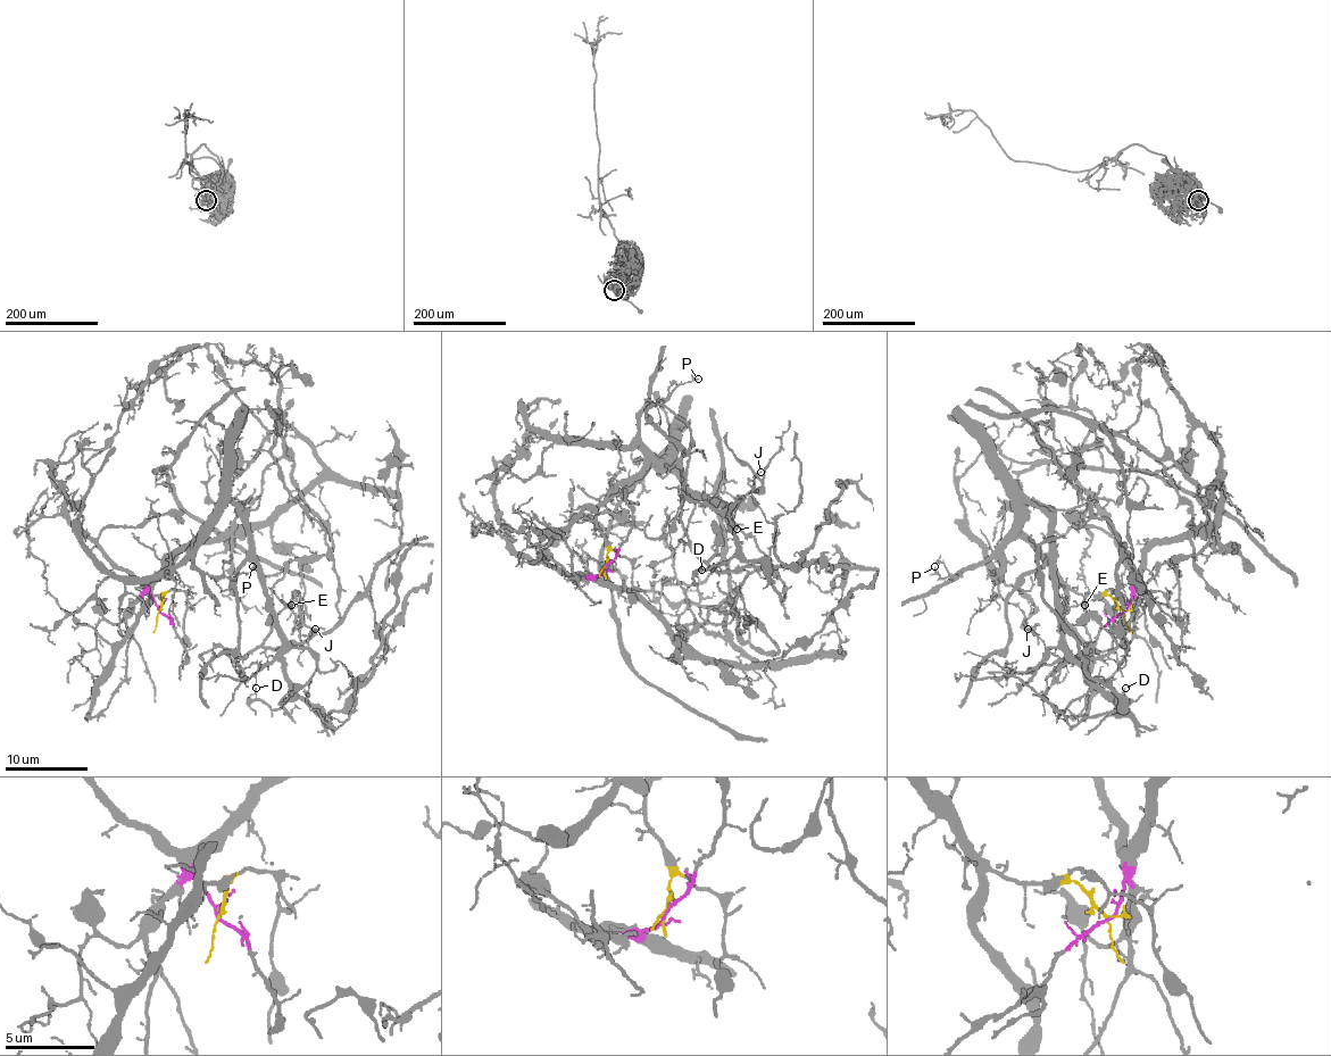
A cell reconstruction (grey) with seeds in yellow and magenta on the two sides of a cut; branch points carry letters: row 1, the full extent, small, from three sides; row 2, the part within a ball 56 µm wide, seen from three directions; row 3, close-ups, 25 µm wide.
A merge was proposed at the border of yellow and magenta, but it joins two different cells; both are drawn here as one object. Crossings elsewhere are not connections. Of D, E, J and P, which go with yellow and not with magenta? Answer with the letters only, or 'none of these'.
D, E, J, P

